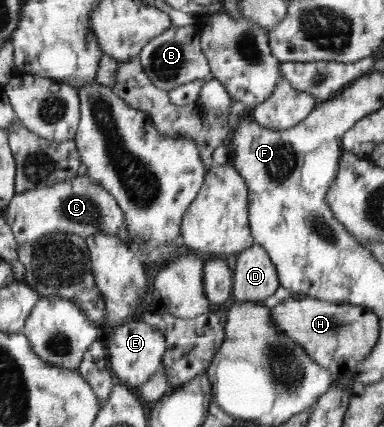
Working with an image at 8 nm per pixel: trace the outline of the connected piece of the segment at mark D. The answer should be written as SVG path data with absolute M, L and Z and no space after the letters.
M257 242L233 260L233 272L236 300L262 301L281 286L272 256Z

